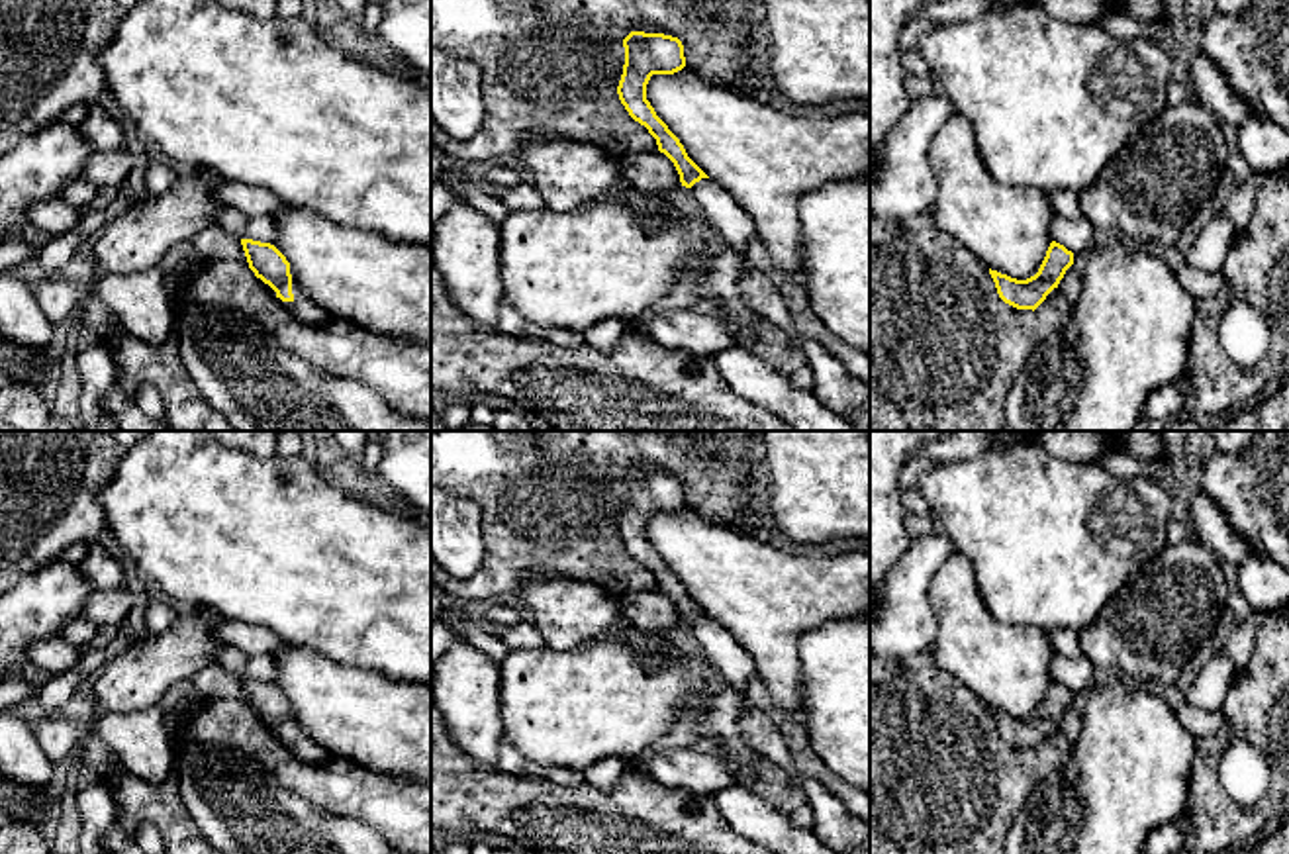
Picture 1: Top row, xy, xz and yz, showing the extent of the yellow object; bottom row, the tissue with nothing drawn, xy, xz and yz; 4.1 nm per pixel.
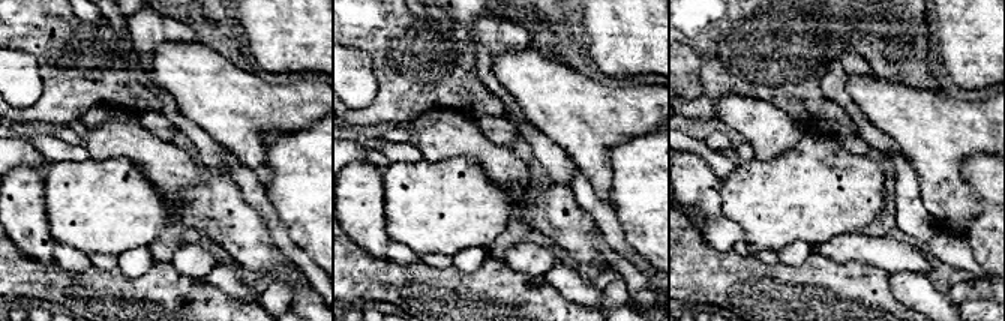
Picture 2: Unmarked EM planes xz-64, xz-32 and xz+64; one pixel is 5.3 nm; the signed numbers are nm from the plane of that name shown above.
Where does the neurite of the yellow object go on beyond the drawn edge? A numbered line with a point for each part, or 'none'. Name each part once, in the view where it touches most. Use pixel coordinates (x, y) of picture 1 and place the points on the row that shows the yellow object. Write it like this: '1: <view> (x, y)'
1: xy (302, 308)

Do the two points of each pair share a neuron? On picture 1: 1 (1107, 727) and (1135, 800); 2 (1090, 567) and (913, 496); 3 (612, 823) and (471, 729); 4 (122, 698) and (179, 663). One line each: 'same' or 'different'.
1: same
2: different
3: different
4: same

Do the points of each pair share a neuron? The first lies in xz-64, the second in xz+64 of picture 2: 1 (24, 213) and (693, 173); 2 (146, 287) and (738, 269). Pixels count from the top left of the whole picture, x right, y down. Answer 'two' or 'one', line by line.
1: one
2: one

